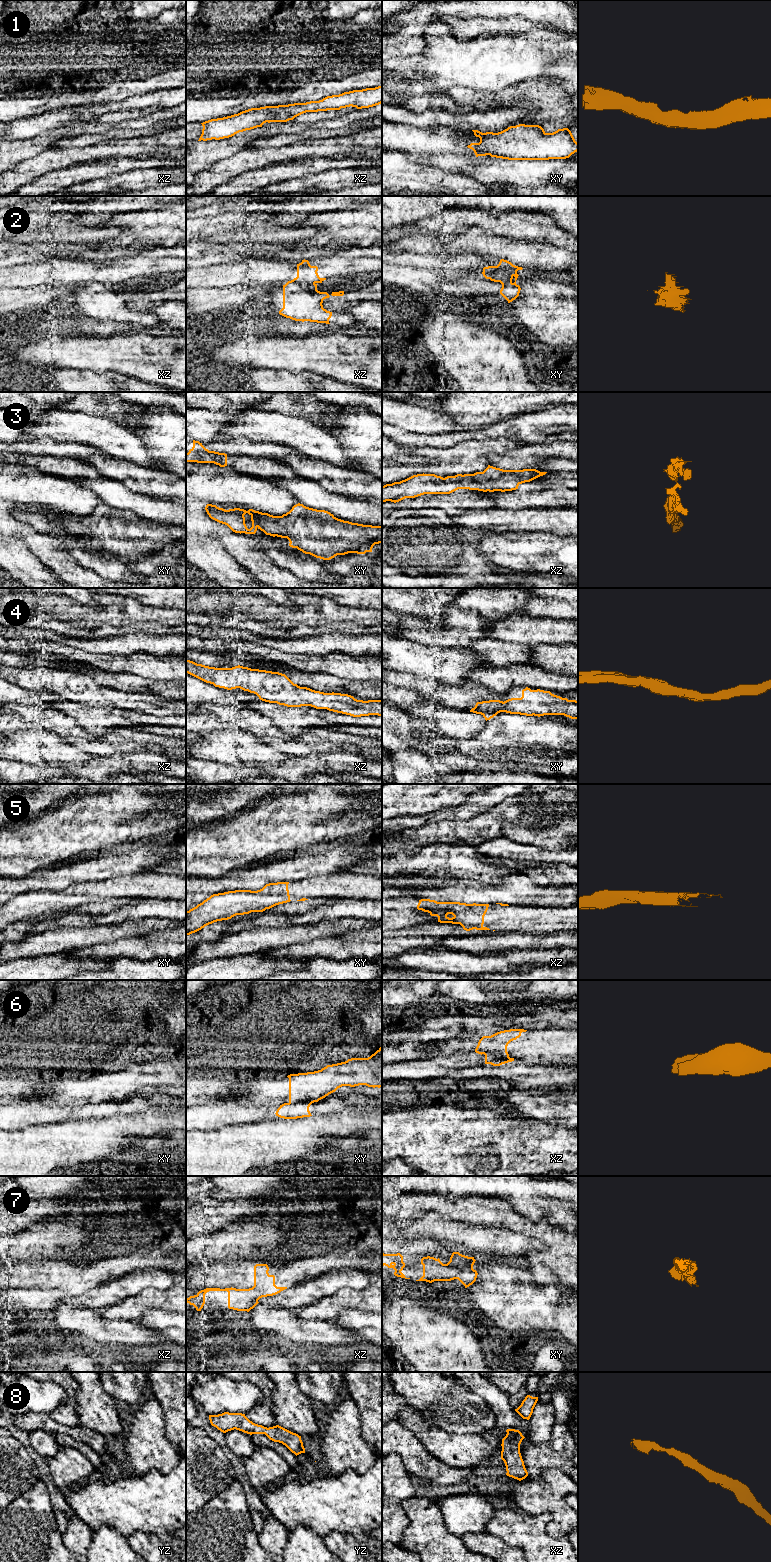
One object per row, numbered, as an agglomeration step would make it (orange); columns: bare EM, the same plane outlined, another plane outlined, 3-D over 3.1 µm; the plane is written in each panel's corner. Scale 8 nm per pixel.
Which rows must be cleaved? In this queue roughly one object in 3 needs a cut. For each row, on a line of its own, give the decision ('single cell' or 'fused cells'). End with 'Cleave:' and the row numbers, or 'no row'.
1: single cell
2: fused cells
3: single cell
4: single cell
5: single cell
6: fused cells
7: single cell
8: single cell
Cleave: 2, 6

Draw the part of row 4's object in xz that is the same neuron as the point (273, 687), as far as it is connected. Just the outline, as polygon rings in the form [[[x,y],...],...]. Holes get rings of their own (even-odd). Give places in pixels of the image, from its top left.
[[[186,660],[186,673],[215,687],[232,690],[240,688],[244,691],[256,694],[260,700],[277,703],[287,707],[311,706],[316,709],[327,709],[329,711],[350,715],[353,717],[378,715],[382,716],[382,700],[357,700],[353,696],[341,693],[324,693],[307,687],[294,684],[285,674],[259,669],[251,669],[243,666],[232,668],[215,668],[193,661]]]

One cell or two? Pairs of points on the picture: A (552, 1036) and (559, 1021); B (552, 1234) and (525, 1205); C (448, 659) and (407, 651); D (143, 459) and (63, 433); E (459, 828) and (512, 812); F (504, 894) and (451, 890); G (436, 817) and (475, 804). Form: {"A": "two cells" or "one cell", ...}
{"A": "two cells", "B": "two cells", "C": "one cell", "D": "one cell", "E": "one cell", "F": "one cell", "G": "one cell"}

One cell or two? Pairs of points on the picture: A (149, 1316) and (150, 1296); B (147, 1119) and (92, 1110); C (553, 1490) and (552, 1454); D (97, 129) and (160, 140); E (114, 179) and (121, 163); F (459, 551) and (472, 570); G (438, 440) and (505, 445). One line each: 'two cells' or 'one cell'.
A: two cells
B: two cells
C: two cells
D: two cells
E: two cells
F: one cell
G: two cells

